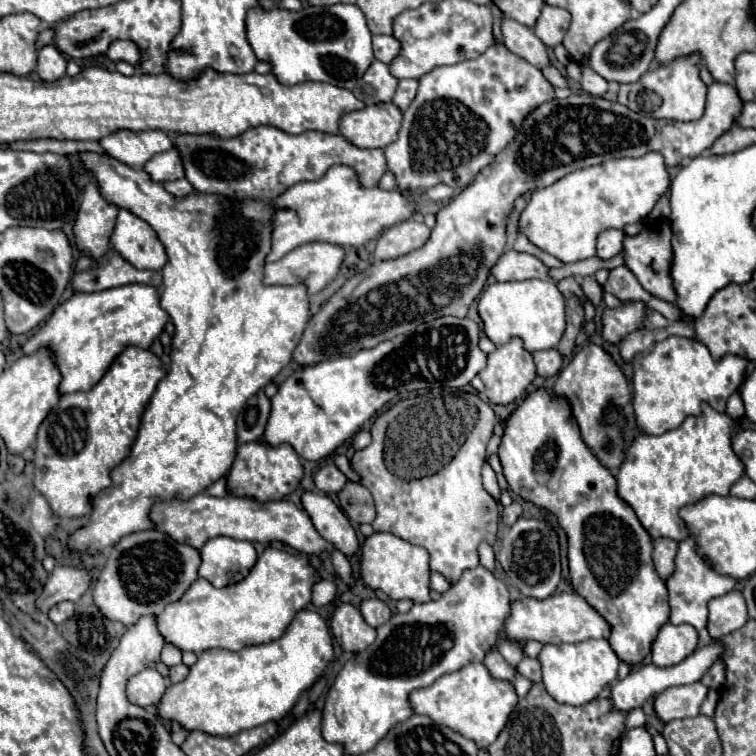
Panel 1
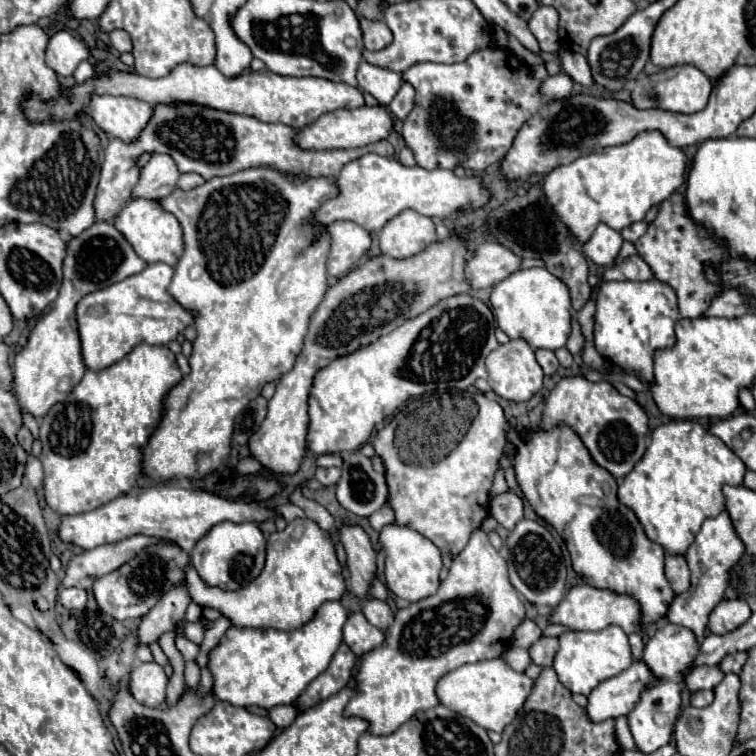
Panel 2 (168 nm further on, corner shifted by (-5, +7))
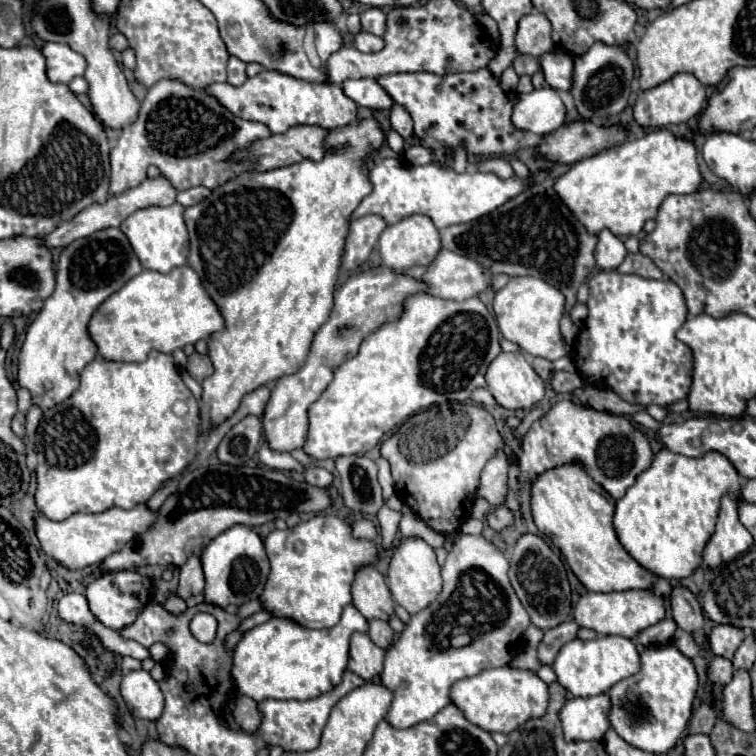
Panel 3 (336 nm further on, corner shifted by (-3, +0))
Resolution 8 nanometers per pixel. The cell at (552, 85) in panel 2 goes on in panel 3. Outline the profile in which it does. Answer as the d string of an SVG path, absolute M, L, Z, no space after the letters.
M539 88L517 96L511 120L519 130L545 136L565 122L565 106L555 88Z

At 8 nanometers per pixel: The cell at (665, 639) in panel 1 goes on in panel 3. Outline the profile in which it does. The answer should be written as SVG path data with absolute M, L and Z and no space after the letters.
M673 644L649 646L649 648L645 648L643 658L641 658L641 670L637 674L621 680L619 684L615 684L609 690L611 704L613 704L611 712L609 712L611 726L631 746L645 750L649 754L665 754L681 740L681 734L687 728L687 722L691 718L695 690L697 690L697 672L695 672L693 662L685 654L681 654Z

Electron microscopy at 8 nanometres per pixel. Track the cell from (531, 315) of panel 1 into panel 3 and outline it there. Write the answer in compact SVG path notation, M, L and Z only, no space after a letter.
M515 276L507 282L507 286L495 292L493 310L501 334L507 340L515 342L521 348L521 352L541 356L547 360L571 356L573 348L563 342L559 332L559 320L565 310L565 296L557 288L551 288L551 284L533 276Z

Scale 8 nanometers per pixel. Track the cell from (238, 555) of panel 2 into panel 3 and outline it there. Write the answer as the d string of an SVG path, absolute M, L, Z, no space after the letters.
M237 524L227 532L219 534L201 554L203 574L205 574L205 602L215 604L219 608L227 608L229 604L241 606L249 600L255 600L263 590L263 584L269 576L269 560L263 548L261 538L253 532L253 528Z

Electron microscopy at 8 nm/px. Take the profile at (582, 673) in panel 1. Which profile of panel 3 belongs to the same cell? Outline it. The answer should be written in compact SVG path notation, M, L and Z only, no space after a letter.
M599 636L593 640L571 640L559 650L551 668L557 674L557 682L565 690L569 690L573 696L587 698L587 696L609 692L617 682L621 682L627 676L633 676L639 670L639 654L635 650L635 644L625 636Z

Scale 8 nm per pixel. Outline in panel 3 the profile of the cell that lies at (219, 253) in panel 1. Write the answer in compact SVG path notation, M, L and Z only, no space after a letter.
M375 120L335 128L327 134L325 146L329 152L323 160L303 160L267 172L245 172L215 188L203 202L185 208L183 218L189 232L187 266L197 272L203 288L225 320L225 330L209 336L213 374L201 382L201 402L207 406L211 430L233 416L249 392L265 386L267 382L279 380L281 376L295 374L305 364L313 334L323 320L327 320L333 308L333 290L349 228L349 216L371 192L367 168L361 162L369 152L377 150L381 142L383 132Z

